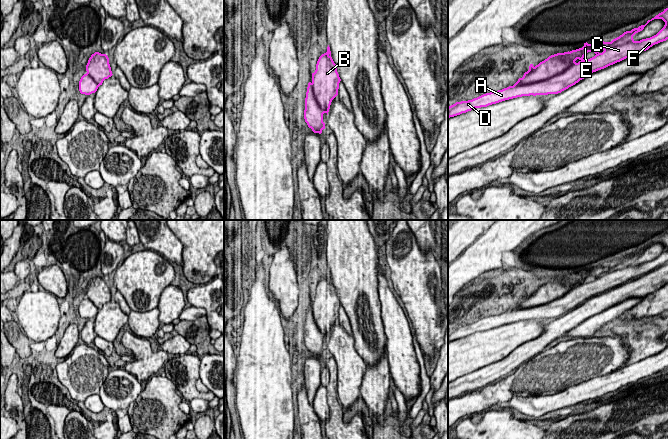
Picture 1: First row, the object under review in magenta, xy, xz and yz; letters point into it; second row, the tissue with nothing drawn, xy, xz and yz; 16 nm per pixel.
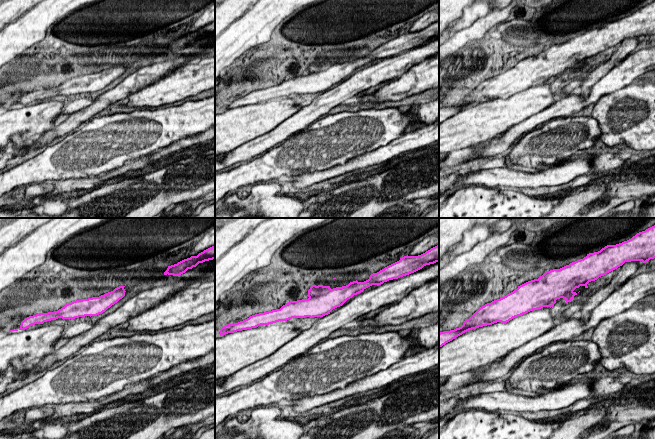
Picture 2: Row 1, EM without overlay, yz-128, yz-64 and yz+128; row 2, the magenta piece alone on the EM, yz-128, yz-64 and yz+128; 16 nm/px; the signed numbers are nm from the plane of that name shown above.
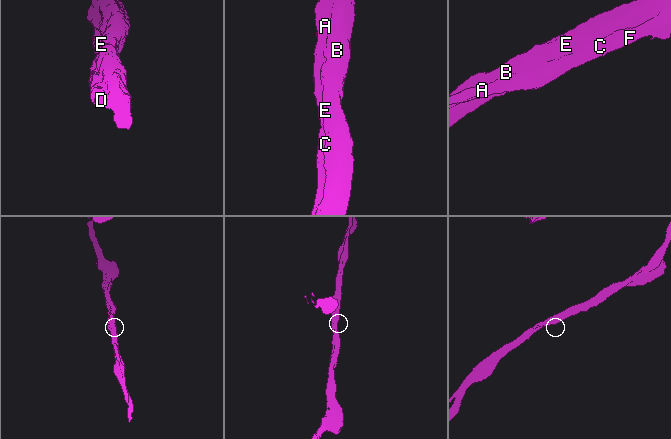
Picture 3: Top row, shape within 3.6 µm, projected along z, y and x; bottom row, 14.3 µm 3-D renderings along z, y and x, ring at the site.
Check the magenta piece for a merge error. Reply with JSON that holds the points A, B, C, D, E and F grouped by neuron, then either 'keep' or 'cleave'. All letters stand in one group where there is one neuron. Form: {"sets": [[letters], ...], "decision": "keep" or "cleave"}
{"sets": [["A", "B", "C", "D", "E", "F"]], "decision": "keep"}

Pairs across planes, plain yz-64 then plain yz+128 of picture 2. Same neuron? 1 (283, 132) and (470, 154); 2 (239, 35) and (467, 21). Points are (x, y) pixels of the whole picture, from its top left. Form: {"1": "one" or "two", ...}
{"1": "one", "2": "two"}

